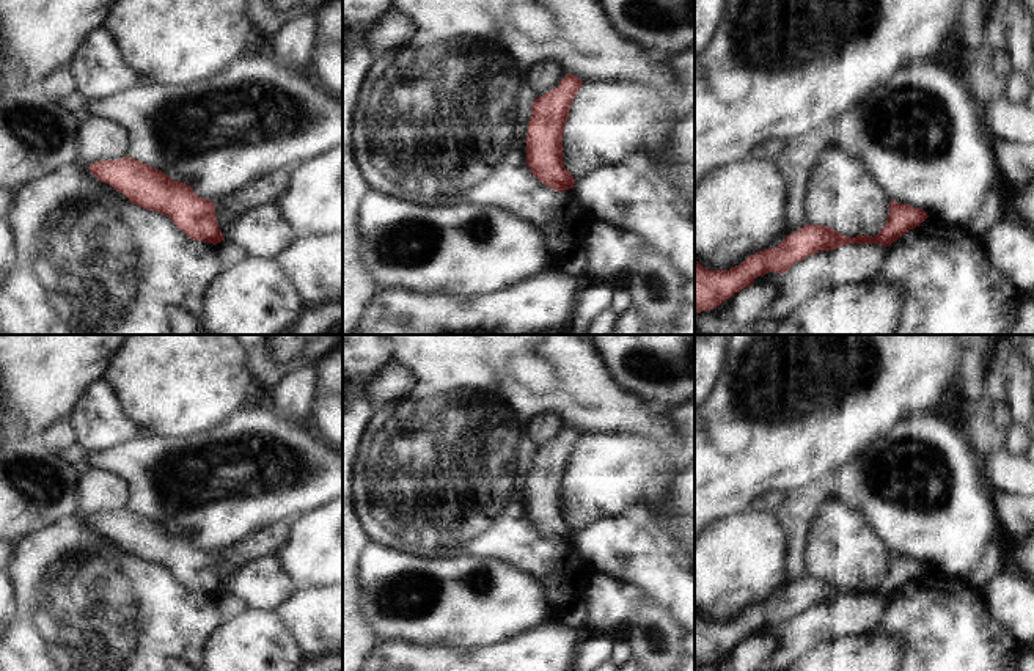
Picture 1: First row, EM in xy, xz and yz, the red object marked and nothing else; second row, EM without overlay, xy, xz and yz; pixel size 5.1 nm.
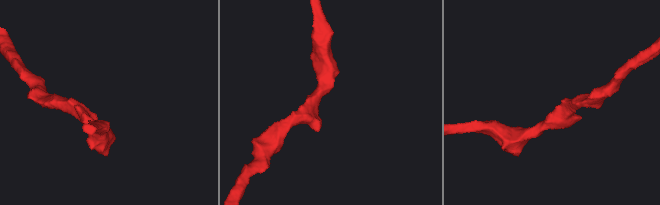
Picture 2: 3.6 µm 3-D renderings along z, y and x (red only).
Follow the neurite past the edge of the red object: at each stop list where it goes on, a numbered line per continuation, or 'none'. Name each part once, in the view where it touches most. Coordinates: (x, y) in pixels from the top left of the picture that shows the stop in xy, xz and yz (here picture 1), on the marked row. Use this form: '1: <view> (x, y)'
none

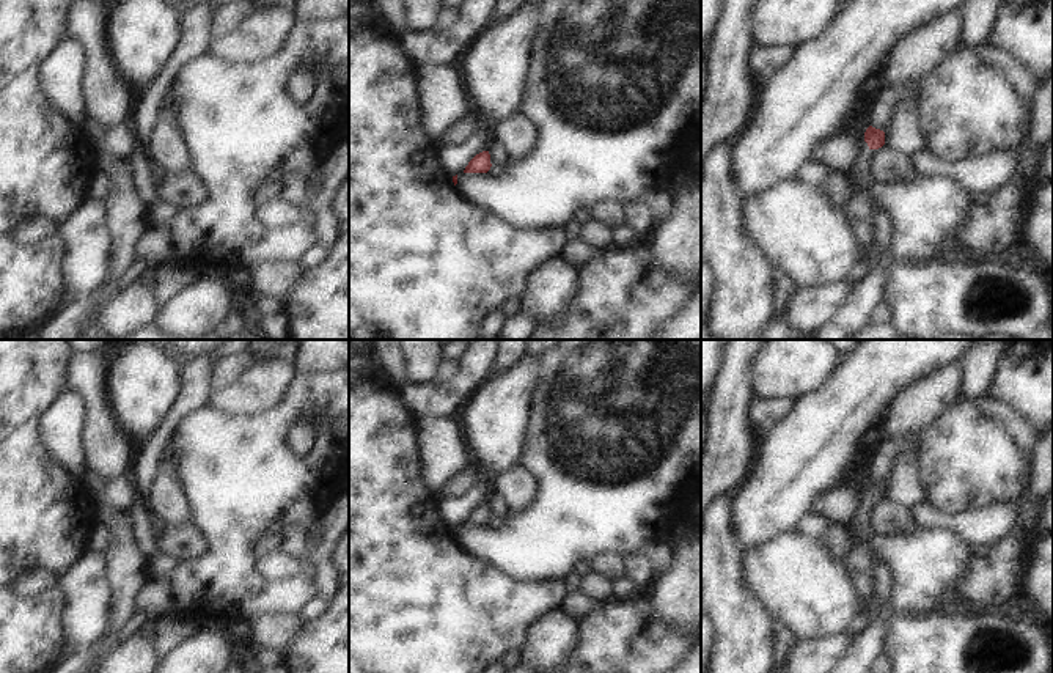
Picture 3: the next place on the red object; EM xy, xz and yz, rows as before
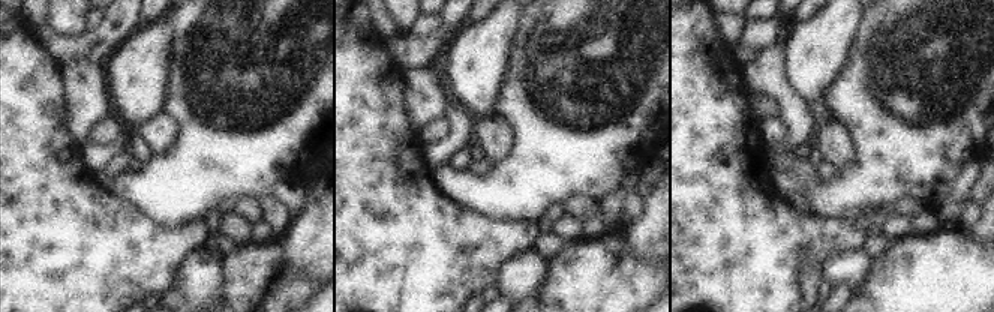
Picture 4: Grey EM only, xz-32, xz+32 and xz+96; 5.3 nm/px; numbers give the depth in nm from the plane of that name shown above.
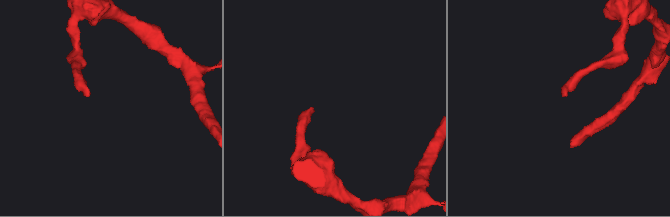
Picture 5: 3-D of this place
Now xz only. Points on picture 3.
none

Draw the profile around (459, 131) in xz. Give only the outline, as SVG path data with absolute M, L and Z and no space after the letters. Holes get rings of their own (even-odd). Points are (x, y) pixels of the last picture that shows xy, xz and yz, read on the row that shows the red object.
M470 116L457 120L443 134L440 145L459 145L465 142L473 132L473 121Z

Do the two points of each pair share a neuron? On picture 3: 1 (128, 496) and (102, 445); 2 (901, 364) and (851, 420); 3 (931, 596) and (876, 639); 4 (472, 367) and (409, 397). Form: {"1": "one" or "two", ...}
{"1": "two", "2": "one", "3": "one", "4": "one"}

